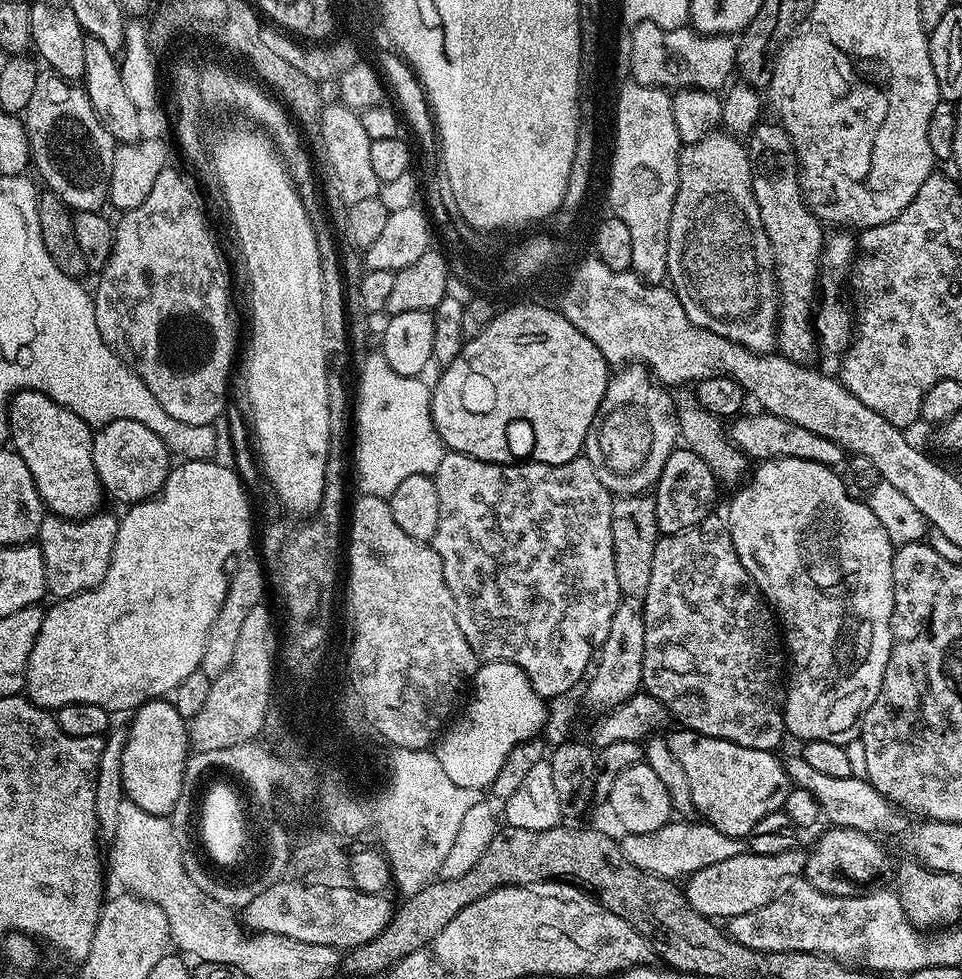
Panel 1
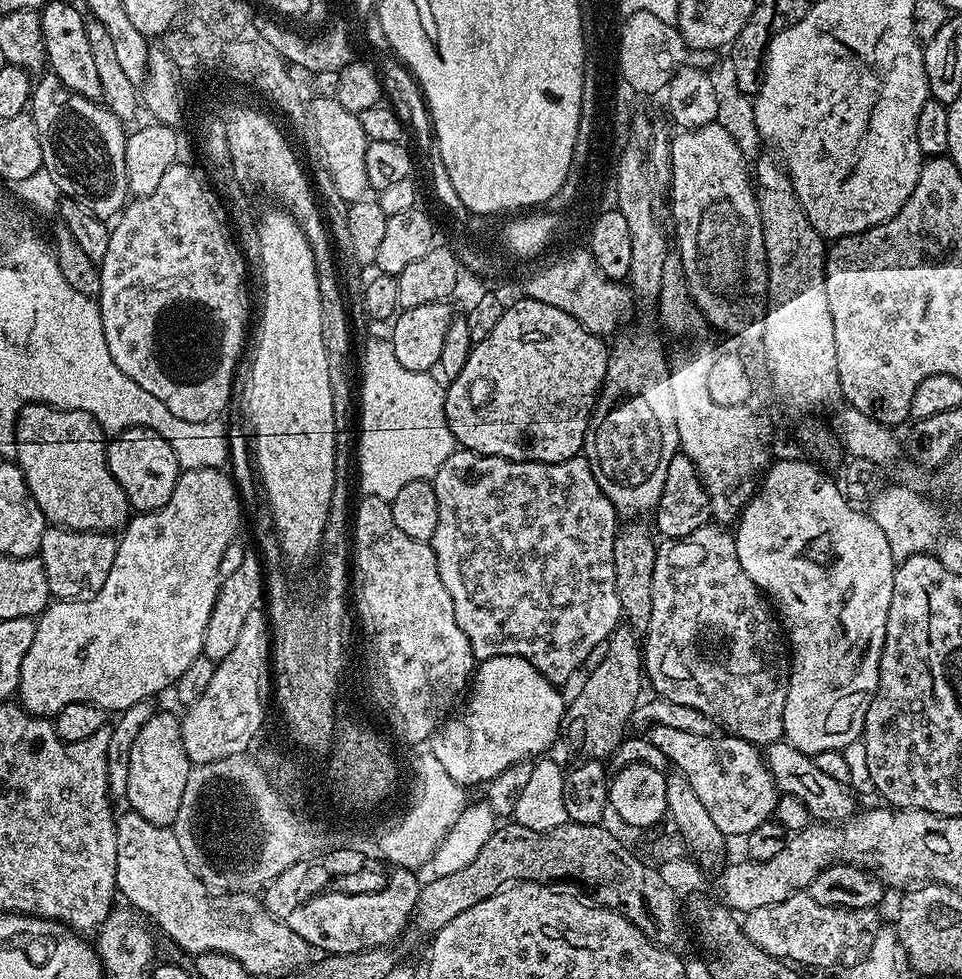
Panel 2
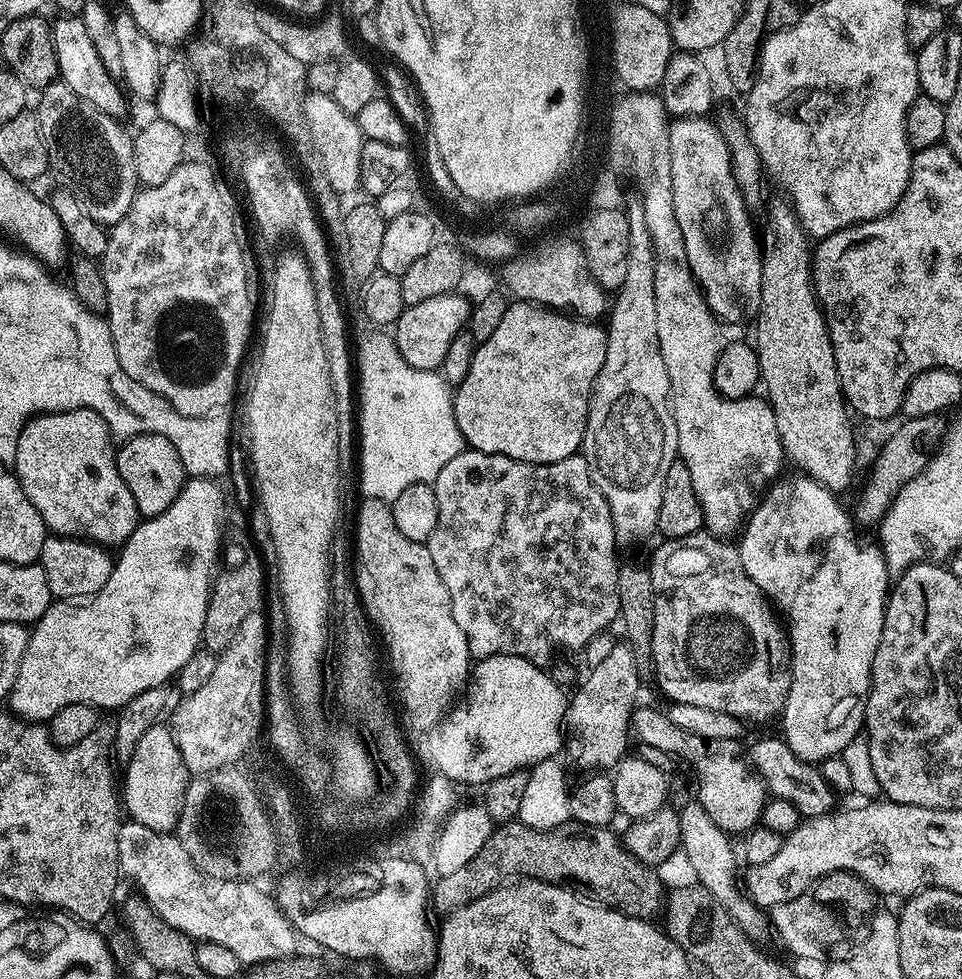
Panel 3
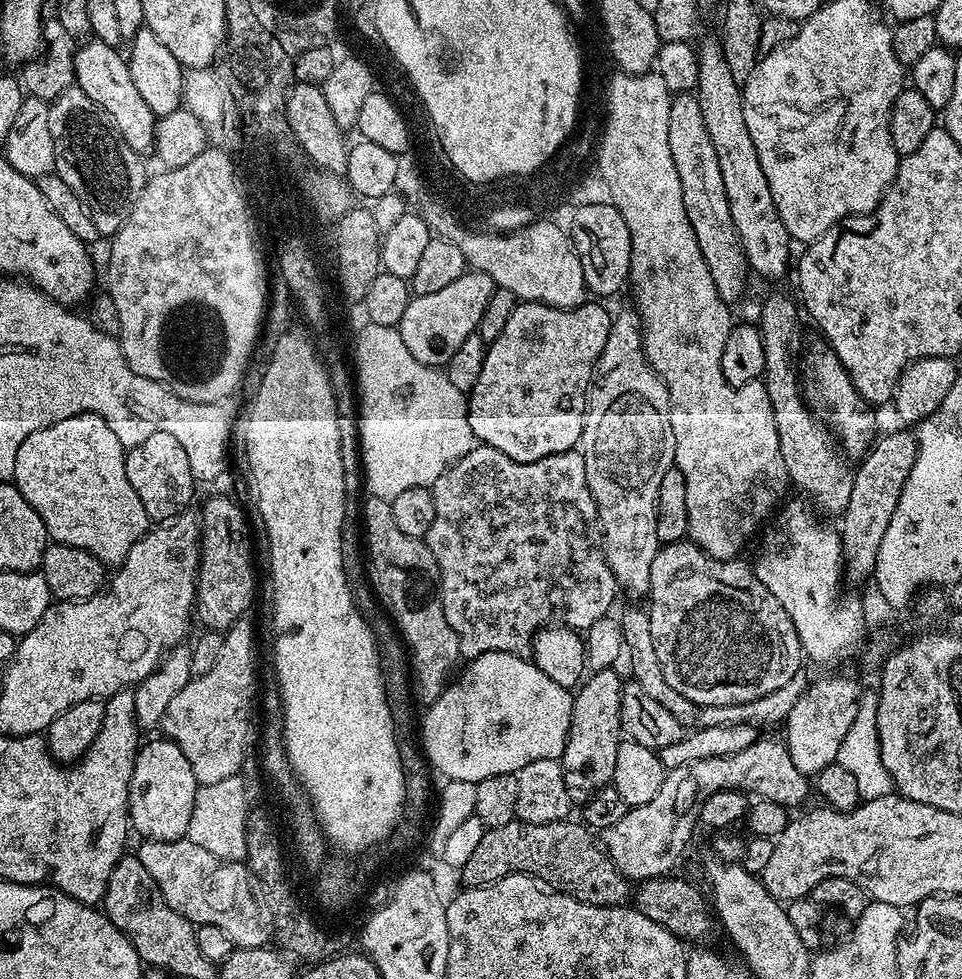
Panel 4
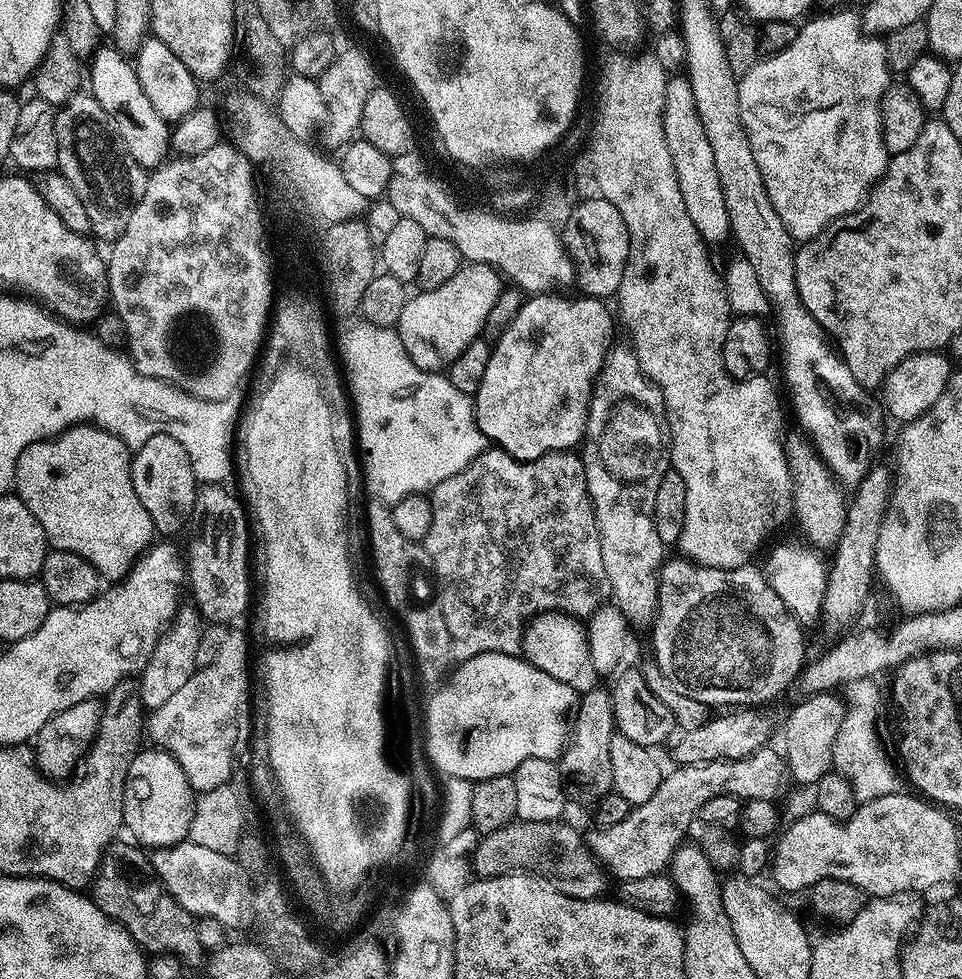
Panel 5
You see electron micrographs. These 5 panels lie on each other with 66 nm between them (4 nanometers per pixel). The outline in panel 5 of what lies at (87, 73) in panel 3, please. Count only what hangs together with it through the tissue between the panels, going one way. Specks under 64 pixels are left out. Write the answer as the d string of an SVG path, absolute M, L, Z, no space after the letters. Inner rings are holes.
M102 46L97 49L91 59L92 64L92 88L90 94L110 114L111 127L115 135L120 137L124 149L146 170L155 170L165 163L170 156L172 134L169 121L154 110L150 103L150 97L146 90L142 90L142 82L138 82L133 61L125 53L120 52L114 46Z

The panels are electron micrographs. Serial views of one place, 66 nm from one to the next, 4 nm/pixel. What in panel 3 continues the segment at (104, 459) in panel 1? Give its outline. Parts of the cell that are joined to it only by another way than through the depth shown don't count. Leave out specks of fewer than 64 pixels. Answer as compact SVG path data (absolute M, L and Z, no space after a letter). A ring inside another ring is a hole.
M138 434L127 437L121 444L124 445L116 448L118 474L122 474L122 482L126 482L130 494L134 494L141 517L162 514L162 510L178 498L186 483L182 458L178 456L178 450L174 450L174 442L170 442L170 438L162 438L162 434Z

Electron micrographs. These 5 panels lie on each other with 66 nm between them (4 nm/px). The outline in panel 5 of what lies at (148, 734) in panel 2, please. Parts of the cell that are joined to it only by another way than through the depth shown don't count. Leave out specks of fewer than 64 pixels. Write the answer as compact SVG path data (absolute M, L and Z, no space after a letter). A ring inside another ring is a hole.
M141 750L124 783L124 823L123 827L137 845L148 850L169 848L188 839L190 822L194 822L194 806L197 793L192 791L190 782L169 752Z

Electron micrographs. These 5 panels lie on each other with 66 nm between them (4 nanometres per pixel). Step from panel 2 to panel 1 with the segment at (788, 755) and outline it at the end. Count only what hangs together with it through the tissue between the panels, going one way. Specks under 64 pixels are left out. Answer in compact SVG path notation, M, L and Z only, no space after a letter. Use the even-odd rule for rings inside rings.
M800 754L787 757L784 760L784 769L787 770L788 777L792 779L795 787L808 790L814 796L823 819L825 821L828 819L829 825L837 828L849 828L850 830L862 830L873 834L900 831L903 833L909 827L907 820L909 817L892 801L880 794L878 790L874 790L874 786L867 778L854 775L846 778L829 778L828 775L814 770Z

